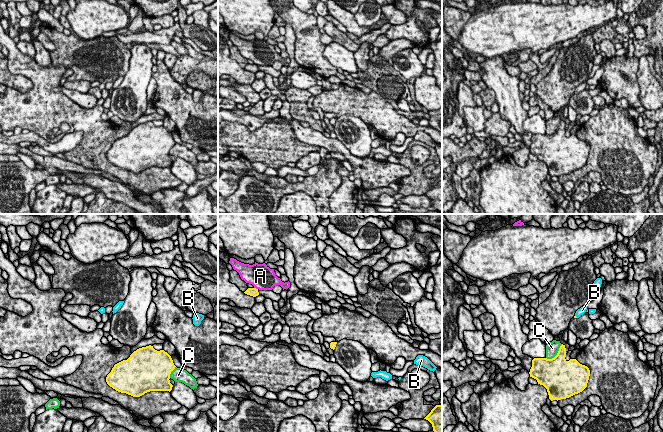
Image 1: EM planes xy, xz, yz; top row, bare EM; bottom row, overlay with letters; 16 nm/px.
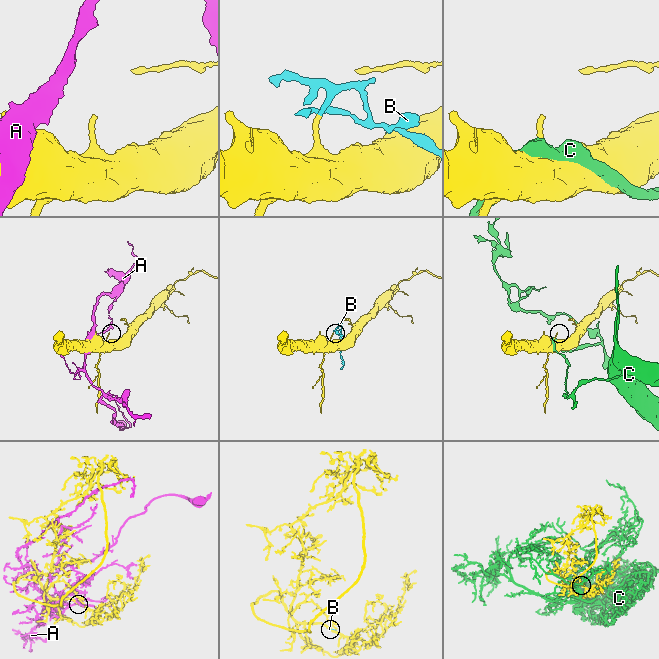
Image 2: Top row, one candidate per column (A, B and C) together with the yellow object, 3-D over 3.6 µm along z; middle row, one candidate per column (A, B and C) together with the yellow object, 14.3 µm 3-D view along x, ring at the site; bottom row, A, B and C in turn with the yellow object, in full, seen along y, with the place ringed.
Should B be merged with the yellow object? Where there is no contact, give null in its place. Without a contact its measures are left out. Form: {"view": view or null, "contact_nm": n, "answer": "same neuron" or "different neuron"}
{"view": null, "answer": "same neuron"}

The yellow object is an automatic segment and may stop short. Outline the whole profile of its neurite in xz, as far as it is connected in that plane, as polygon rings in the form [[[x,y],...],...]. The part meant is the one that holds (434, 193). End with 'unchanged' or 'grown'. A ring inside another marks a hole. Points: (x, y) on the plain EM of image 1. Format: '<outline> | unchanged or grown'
[[[436,181],[424,195],[432,200],[437,211],[442,212],[442,181]]] | unchanged

